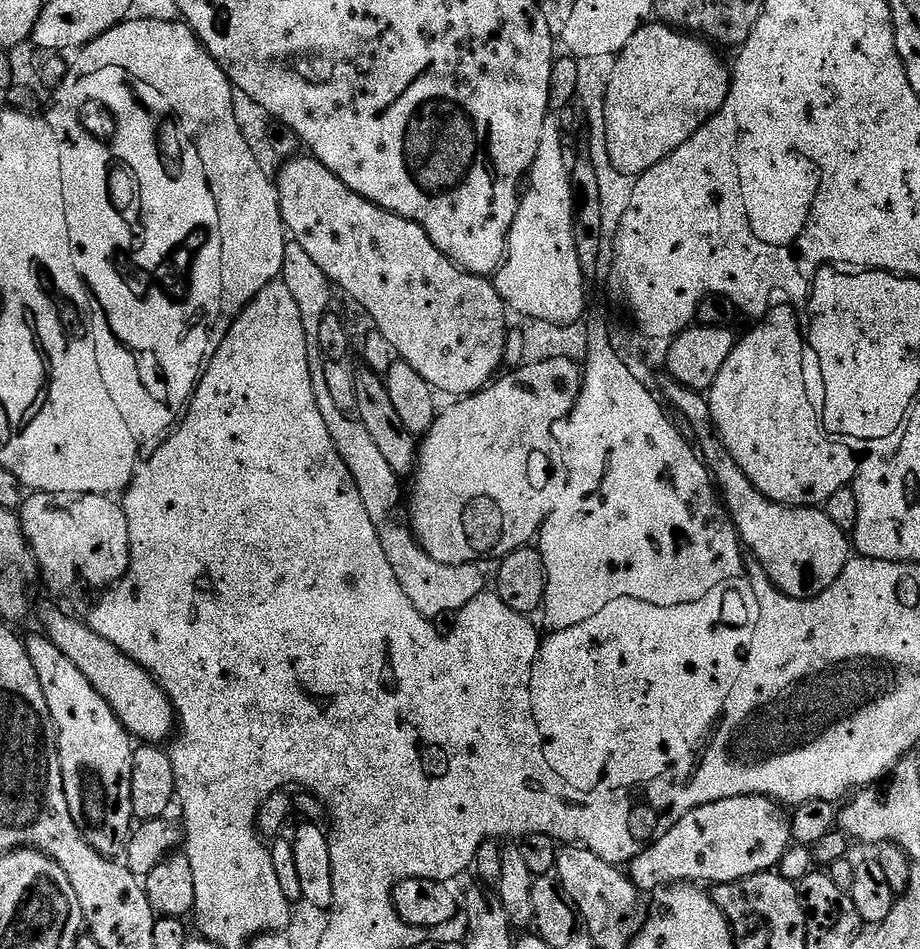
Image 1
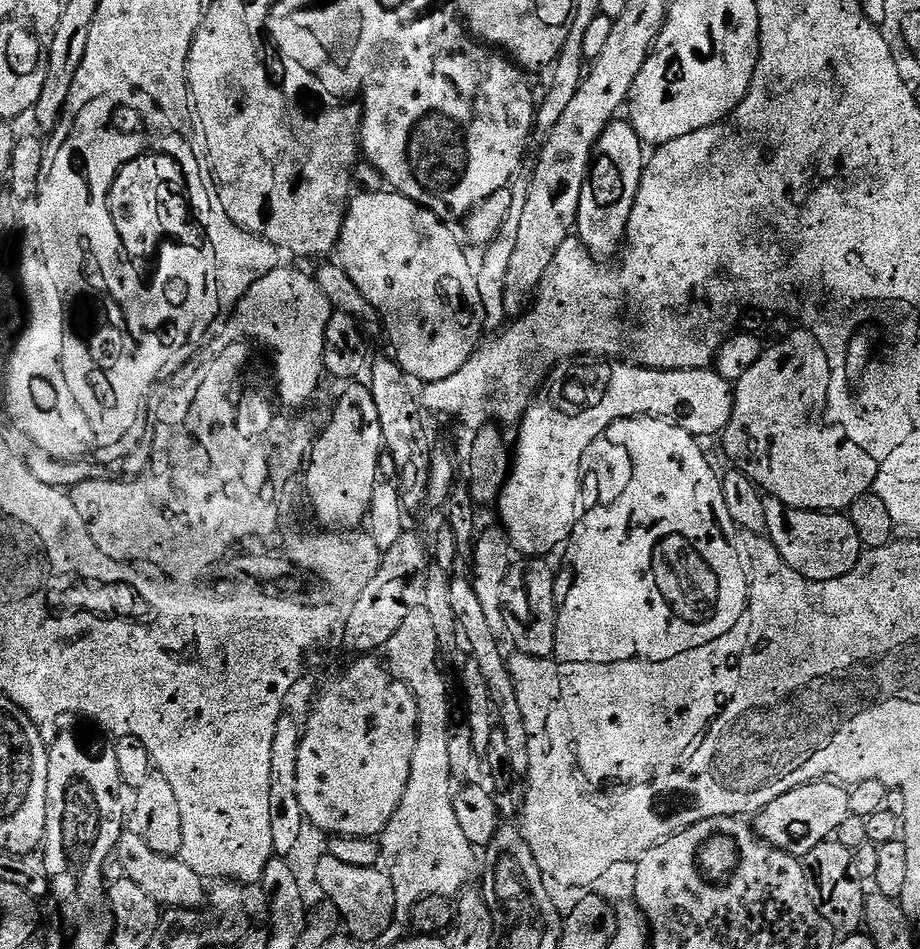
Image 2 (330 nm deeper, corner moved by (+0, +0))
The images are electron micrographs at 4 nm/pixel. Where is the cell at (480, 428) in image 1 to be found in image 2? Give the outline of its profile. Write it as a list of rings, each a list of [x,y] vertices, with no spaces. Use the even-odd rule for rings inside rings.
[[[577,356],[556,365],[544,378],[543,384],[536,390],[531,404],[524,412],[524,418],[518,425],[520,433],[514,442],[514,459],[504,488],[500,492],[500,520],[513,549],[521,557],[536,552],[541,557],[557,551],[556,541],[569,535],[568,527],[575,526],[573,503],[577,492],[577,461],[580,453],[605,424],[614,422],[616,417],[627,416],[634,412],[660,413],[677,419],[694,432],[723,433],[730,422],[734,410],[733,381],[722,378],[711,367],[687,368],[686,370],[662,370],[646,368],[642,364],[625,362],[619,358],[601,358],[598,356]]]

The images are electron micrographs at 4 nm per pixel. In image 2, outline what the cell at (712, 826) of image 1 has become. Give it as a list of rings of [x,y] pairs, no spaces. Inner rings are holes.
[[[831,779],[815,780],[782,794],[782,798],[774,798],[770,806],[755,813],[754,827],[757,836],[770,846],[803,858],[807,852],[814,850],[814,846],[833,839],[838,826],[842,826],[849,814],[848,788]]]

